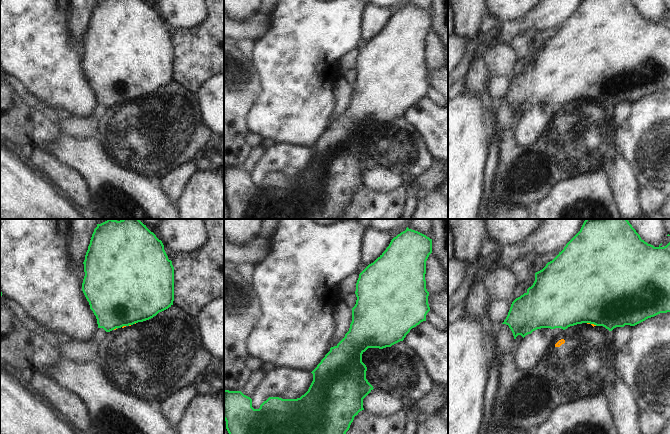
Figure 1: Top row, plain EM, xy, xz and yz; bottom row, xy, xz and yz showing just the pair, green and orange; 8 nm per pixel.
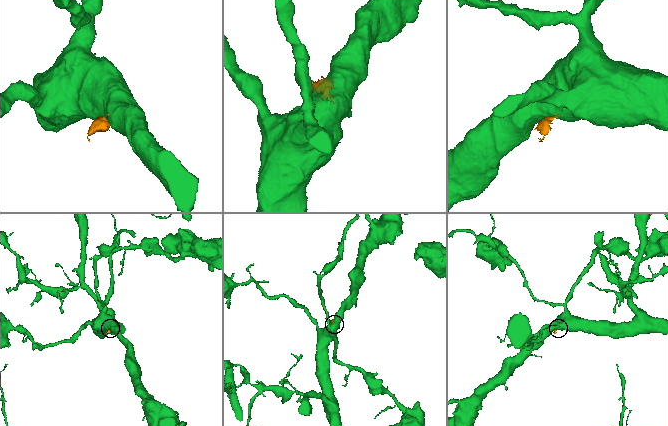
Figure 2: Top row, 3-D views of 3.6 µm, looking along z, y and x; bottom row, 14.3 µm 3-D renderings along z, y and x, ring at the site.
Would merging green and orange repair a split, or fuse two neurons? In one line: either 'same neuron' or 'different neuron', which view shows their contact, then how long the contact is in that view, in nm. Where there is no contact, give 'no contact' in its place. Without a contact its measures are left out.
different neuron; meets green in yz; contact 80 nm long

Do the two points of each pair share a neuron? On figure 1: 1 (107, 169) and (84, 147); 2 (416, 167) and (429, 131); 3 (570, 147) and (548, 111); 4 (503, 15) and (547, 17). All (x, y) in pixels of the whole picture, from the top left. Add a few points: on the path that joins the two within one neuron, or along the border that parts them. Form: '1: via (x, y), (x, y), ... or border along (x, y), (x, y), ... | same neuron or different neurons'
1: via (101, 164), (90, 153) | same neuron
2: border along (408, 122), (423, 140) | different neurons
3: border along (563, 106), (552, 116), (540, 137) | different neurons
4: border along (531, 10), (521, 17), (502, 22) | different neurons

